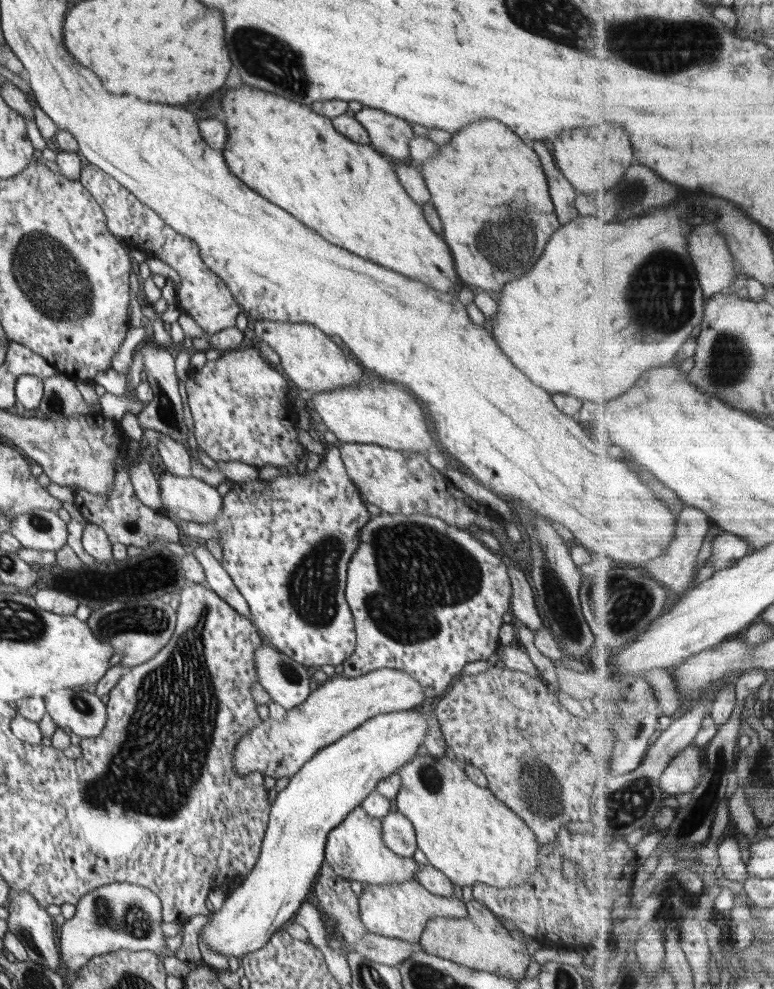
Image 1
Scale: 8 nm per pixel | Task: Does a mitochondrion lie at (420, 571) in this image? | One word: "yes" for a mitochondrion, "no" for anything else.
yes

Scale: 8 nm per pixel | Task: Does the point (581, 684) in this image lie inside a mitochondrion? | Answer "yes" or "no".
no

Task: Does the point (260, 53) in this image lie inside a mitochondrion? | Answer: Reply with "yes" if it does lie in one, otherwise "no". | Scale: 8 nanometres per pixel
yes

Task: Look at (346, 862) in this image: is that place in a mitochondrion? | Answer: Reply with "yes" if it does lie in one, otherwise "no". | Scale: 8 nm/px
yes

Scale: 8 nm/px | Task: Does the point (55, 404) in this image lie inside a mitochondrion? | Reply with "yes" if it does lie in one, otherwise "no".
yes

